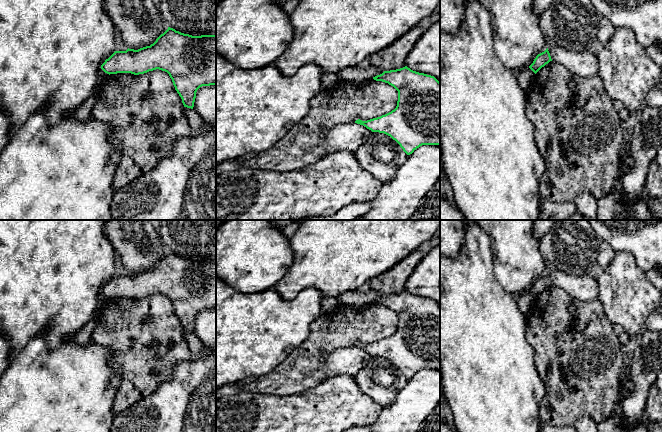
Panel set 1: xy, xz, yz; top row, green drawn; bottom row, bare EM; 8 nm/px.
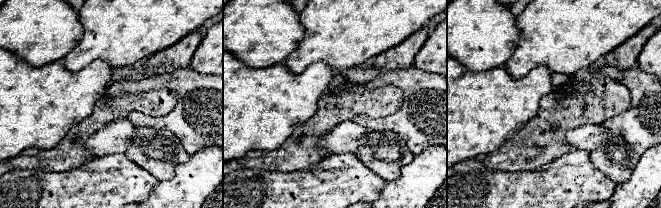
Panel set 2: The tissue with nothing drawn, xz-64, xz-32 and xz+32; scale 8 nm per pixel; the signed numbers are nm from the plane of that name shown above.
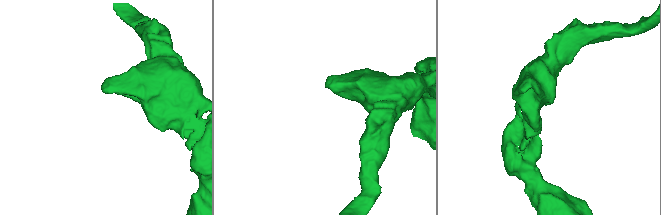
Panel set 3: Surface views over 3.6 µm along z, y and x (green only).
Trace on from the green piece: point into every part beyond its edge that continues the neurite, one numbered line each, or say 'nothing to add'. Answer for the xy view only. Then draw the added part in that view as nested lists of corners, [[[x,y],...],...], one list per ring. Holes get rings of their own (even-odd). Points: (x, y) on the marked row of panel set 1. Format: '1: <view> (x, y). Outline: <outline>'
1: xy (84, 111). Outline: [[[102,69],[98,72],[98,83],[105,81],[109,77],[109,74],[105,73]],[[98,87],[93,88],[90,96],[76,109],[75,117],[79,121],[83,121],[91,116],[92,109],[97,101]]]

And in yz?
1: yz (525, 77). Outline: [[[525,68],[520,73],[516,74],[517,80],[524,92],[527,92],[532,80],[535,77],[535,73],[529,68]]]

